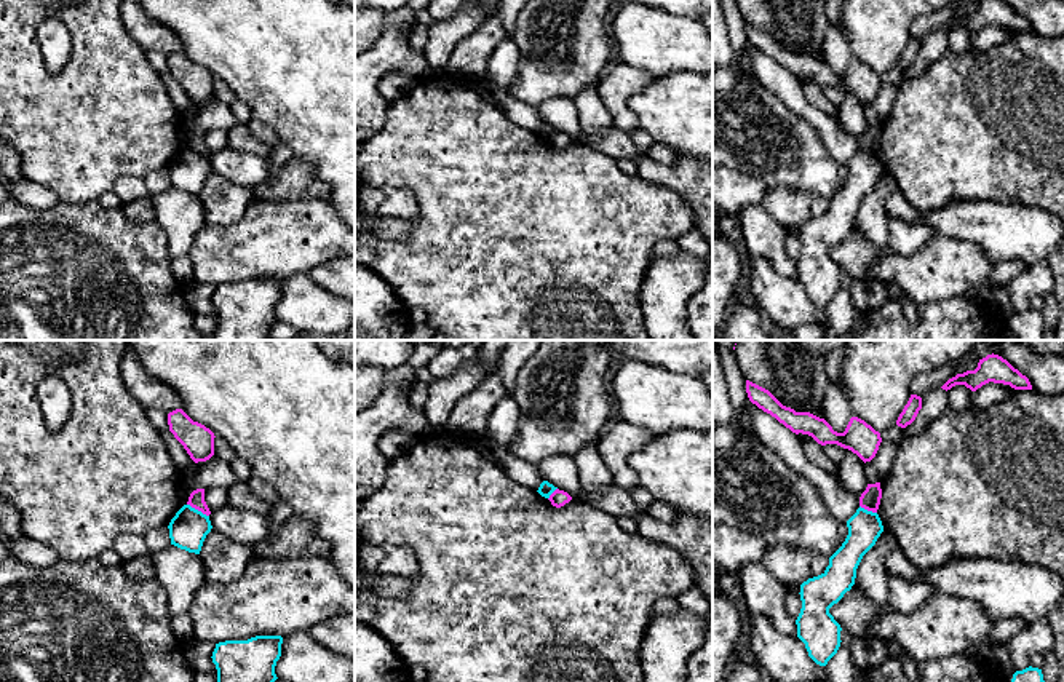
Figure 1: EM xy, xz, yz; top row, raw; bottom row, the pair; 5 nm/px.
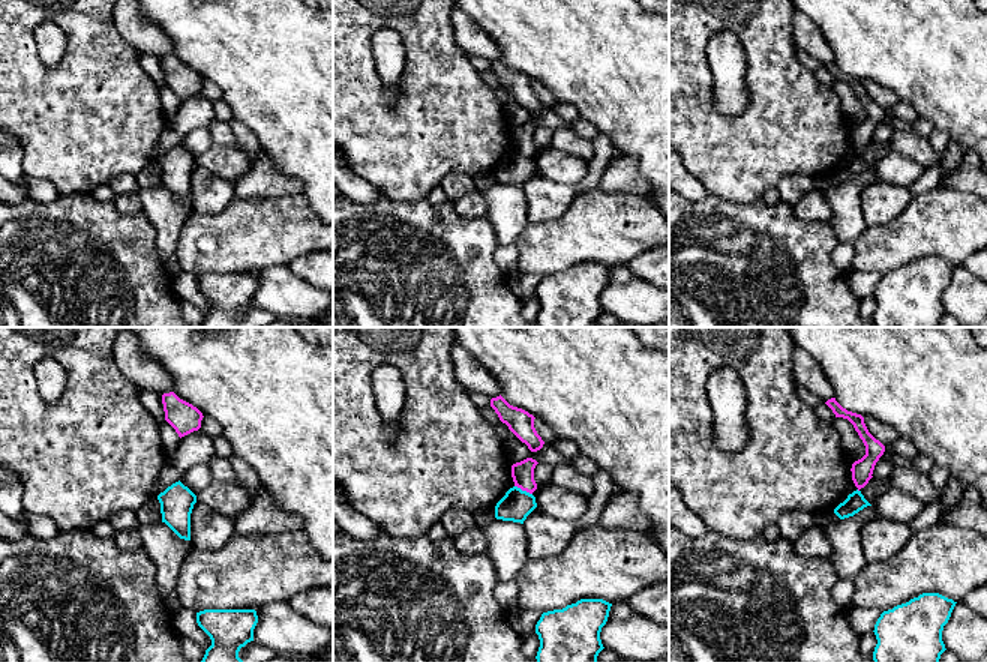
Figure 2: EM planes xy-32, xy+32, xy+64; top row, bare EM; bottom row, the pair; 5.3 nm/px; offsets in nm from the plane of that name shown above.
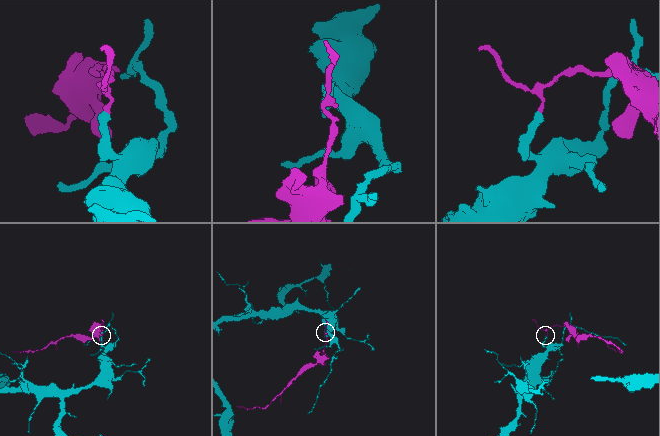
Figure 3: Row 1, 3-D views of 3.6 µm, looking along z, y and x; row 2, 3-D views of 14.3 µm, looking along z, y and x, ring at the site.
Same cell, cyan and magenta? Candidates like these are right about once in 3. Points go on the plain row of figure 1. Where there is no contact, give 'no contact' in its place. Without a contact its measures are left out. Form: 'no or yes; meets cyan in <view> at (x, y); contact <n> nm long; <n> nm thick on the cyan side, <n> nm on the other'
no; meets cyan in xy at (197, 152); contact 130 nm long; 190 nm thick on the cyan side, 80 nm on the other

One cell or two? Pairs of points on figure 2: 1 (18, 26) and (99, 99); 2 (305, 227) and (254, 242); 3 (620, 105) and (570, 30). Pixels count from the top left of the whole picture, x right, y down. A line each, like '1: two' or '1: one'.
1: one
2: one
3: one

